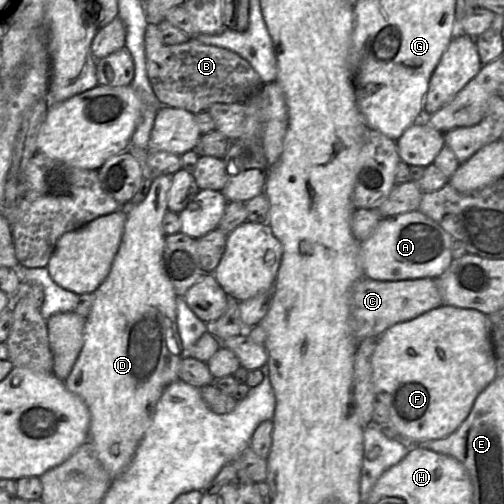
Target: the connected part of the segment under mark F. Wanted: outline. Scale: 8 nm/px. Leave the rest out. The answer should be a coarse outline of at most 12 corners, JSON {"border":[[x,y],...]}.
{"border":[[441,305],[383,332],[391,427],[445,438],[497,377],[491,321]]}

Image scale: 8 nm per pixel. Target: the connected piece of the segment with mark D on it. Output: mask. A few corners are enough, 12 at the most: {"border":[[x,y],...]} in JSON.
{"border":[[169,175],[127,208],[64,381],[112,478],[179,380]]}

